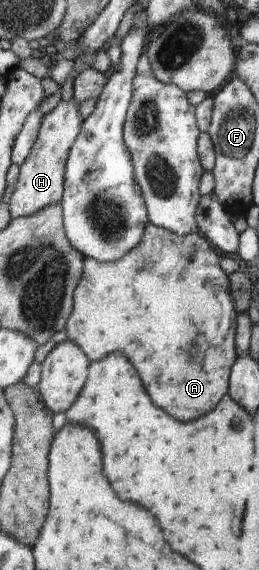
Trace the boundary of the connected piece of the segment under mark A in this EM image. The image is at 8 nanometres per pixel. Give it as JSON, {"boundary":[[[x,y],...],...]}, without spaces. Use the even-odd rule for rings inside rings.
{"boundary":[[[150,223],[147,228],[147,235],[144,240],[130,252],[126,258],[118,262],[100,262],[96,258],[87,258],[85,261],[85,275],[75,293],[75,311],[67,325],[68,338],[76,341],[91,357],[92,362],[98,362],[106,358],[112,352],[124,352],[136,368],[140,368],[140,374],[144,376],[144,382],[148,384],[148,392],[152,392],[152,398],[160,408],[168,410],[172,416],[178,420],[190,422],[212,412],[212,408],[220,402],[220,398],[230,392],[228,388],[228,374],[236,363],[236,348],[234,348],[234,338],[236,338],[236,310],[234,310],[235,300],[232,300],[233,293],[228,288],[228,276],[220,268],[220,256],[218,252],[206,242],[206,238],[190,233],[182,238],[174,231]],[[166,248],[180,248],[182,254],[176,254],[172,264],[172,272],[180,270],[180,264],[184,262],[184,314],[174,314],[174,318],[166,320],[170,322],[168,334],[152,334],[150,330],[150,316],[146,316],[146,292],[140,288],[144,284],[144,274],[152,272],[156,266],[166,268],[166,278],[168,278],[168,262],[166,260]],[[136,320],[142,320],[144,332],[136,330]]]}

